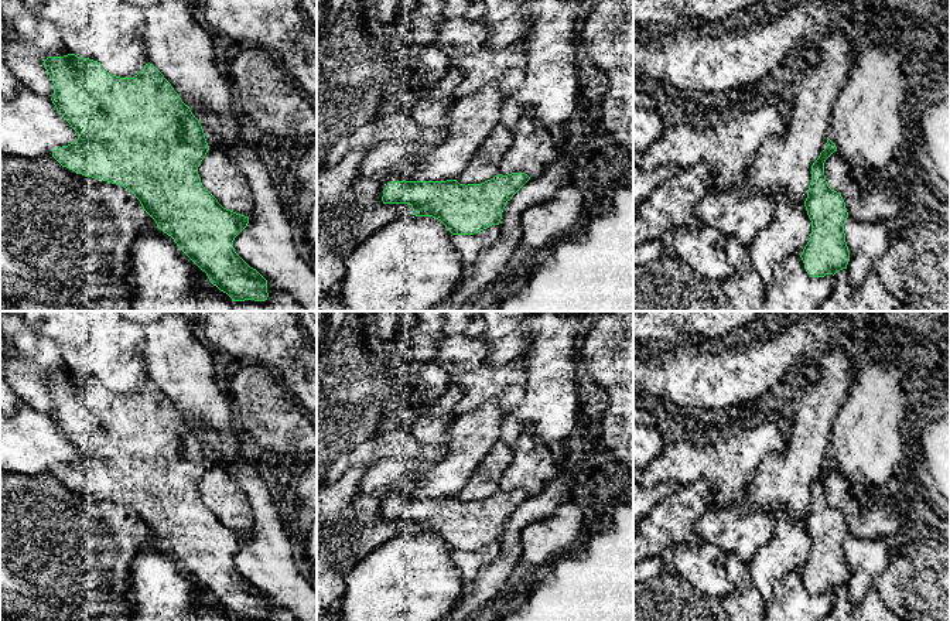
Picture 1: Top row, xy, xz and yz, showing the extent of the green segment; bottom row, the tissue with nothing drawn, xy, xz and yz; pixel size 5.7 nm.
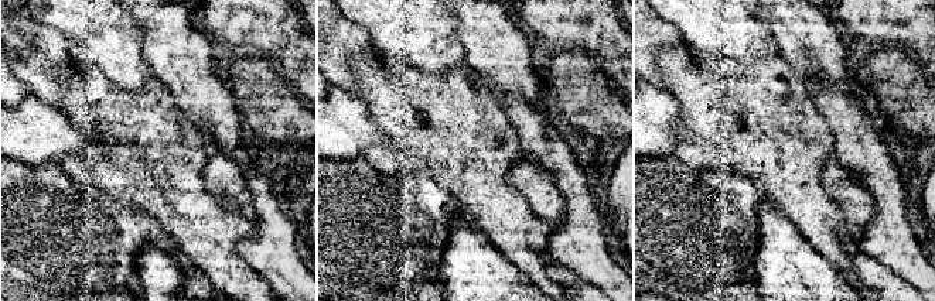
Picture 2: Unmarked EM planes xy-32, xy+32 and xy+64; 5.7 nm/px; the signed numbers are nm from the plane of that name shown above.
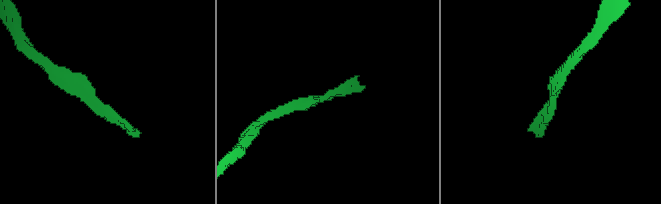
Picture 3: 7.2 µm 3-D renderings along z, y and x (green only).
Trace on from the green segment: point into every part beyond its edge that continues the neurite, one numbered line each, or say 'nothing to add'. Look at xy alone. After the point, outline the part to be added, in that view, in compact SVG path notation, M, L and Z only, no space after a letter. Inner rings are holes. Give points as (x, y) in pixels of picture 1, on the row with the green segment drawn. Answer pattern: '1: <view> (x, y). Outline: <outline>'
nothing to add

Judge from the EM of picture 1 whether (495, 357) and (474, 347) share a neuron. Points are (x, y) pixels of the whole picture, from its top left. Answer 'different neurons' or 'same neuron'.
different neurons

